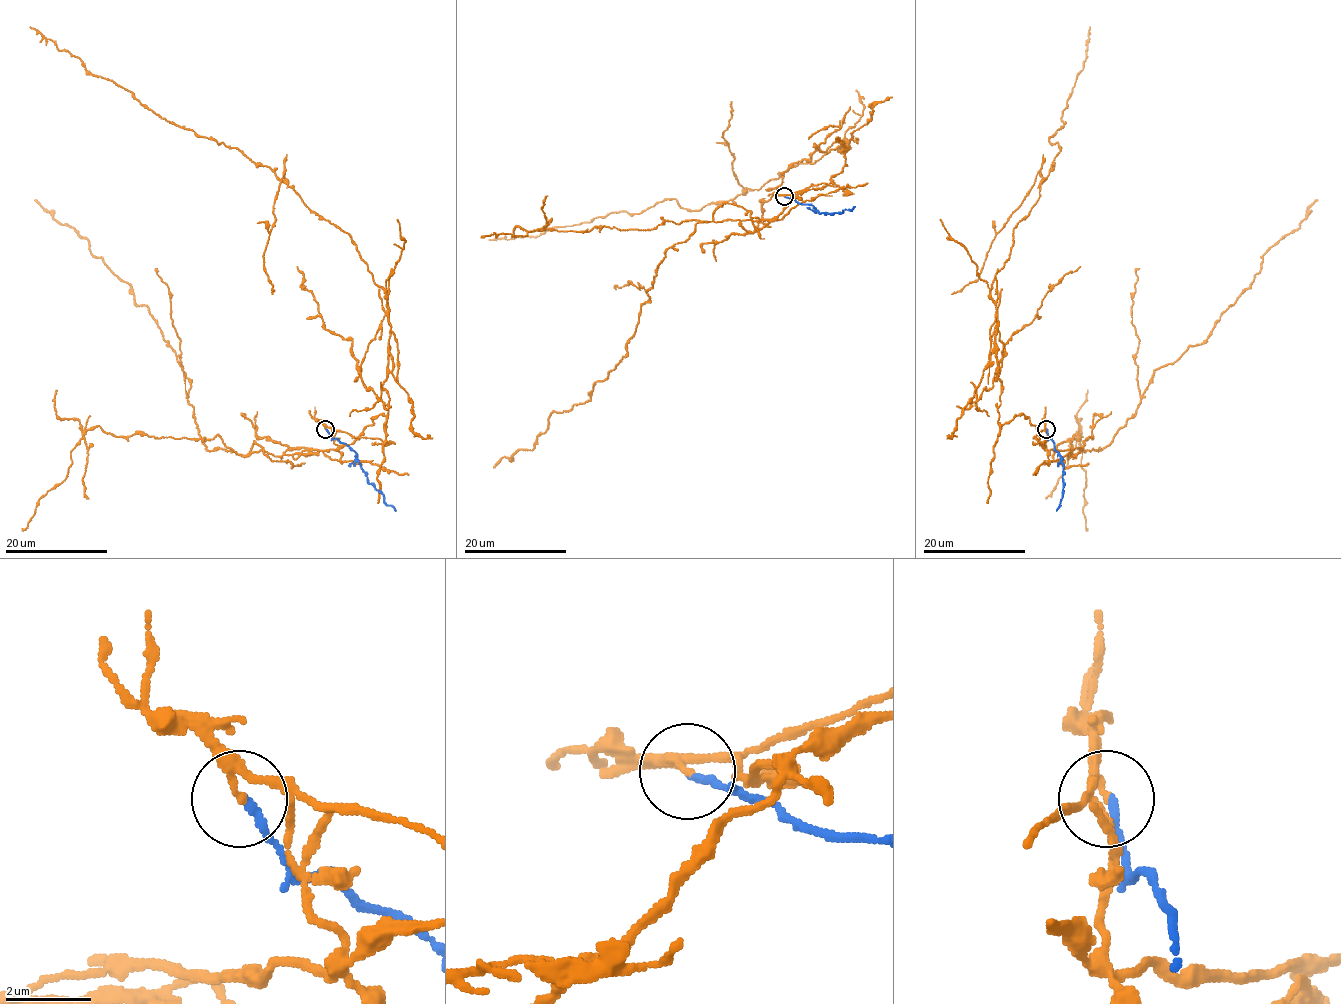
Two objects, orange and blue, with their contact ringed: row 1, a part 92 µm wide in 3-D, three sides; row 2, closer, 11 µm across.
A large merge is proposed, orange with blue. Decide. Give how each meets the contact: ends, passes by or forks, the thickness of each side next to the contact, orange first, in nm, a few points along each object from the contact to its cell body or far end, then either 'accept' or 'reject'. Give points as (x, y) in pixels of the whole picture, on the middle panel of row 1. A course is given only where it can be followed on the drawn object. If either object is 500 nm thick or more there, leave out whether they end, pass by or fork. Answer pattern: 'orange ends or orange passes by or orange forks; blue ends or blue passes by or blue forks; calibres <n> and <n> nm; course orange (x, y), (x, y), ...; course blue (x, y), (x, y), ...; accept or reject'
orange passes by; blue ends; calibres 140 and 160 nm; course orange (785, 196), (832, 181), (850, 148), (844, 140), (760, 189), (699, 211), (667, 199), (640, 213), (488, 240); course blue (785, 196), (810, 204), (819, 213), (841, 213), (855, 207); reject

